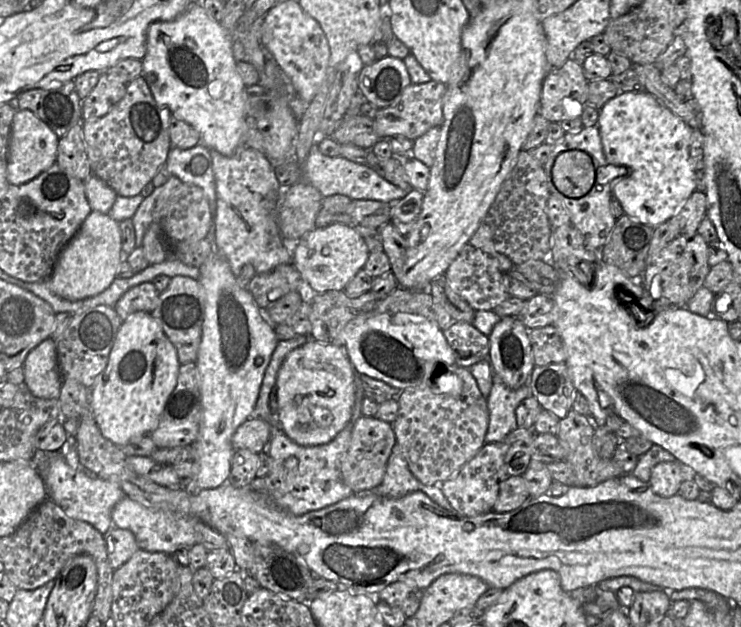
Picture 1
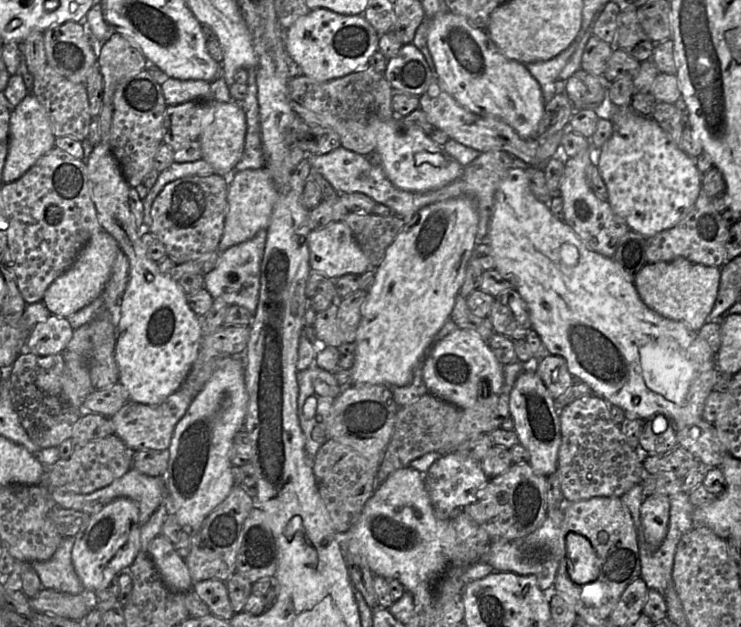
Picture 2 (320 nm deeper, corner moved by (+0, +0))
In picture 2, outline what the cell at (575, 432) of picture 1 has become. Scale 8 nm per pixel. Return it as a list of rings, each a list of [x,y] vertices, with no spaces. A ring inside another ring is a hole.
[[[595,394],[584,395],[559,410],[559,420],[561,444],[557,470],[566,500],[576,502],[598,496],[621,498],[643,481],[642,455],[629,446],[620,427],[612,421],[605,399]]]

